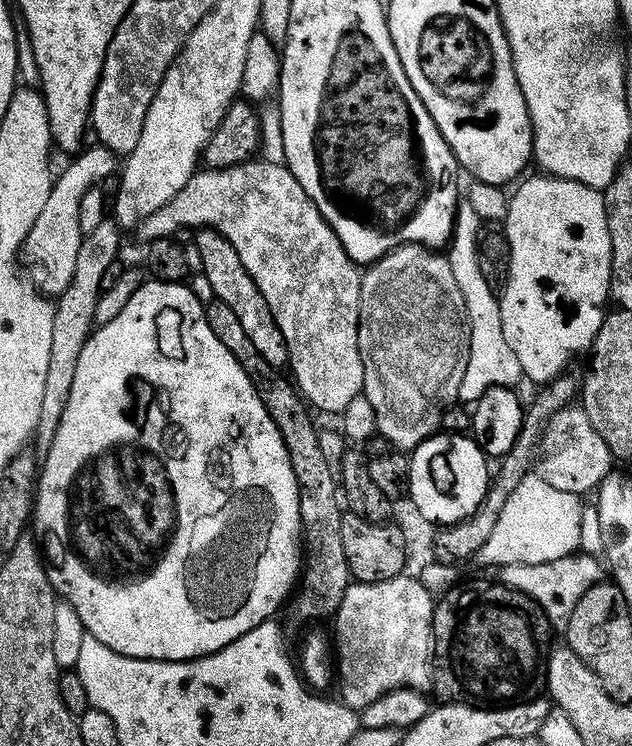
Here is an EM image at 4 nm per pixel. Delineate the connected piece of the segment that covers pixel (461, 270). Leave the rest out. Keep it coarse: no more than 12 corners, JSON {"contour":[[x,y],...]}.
{"contour":[[457,203],[446,245],[470,326],[460,400],[522,373],[493,285],[478,267],[482,221]]}

